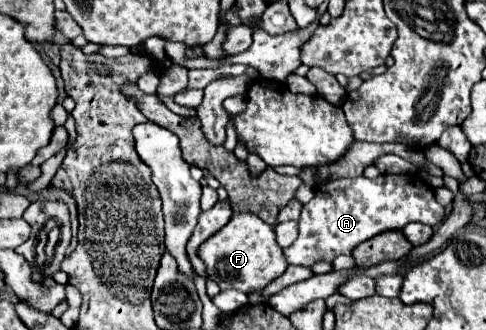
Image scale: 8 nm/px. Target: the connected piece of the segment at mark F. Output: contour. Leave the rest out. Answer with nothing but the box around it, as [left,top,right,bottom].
[198,213,288,293]

